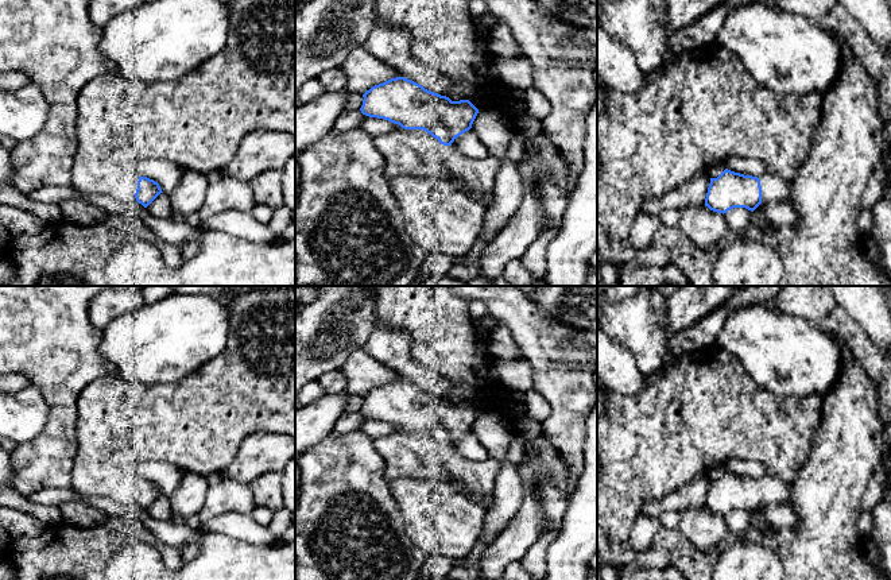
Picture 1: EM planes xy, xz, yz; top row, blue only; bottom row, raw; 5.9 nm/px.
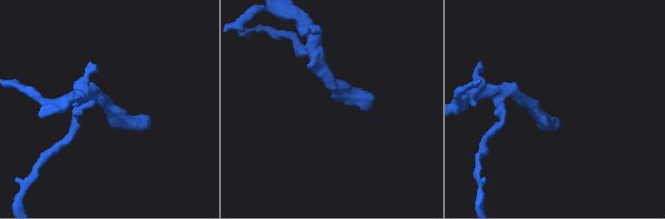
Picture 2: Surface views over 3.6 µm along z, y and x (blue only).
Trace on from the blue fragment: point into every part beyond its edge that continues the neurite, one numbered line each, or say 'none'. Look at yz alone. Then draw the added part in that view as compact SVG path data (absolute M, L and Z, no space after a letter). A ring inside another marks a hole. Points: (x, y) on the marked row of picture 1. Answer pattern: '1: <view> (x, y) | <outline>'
1: yz (774, 189) | M764 173L760 177L762 204L766 202L790 202L791 182L782 179L775 174Z

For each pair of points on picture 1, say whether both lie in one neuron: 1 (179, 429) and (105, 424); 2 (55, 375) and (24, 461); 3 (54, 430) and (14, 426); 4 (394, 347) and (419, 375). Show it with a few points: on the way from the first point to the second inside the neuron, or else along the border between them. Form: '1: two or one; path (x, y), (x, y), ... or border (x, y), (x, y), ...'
1: one; path (161, 424), (124, 424)
2: one; path (58, 397), (58, 429), (46, 441)
3: two; border (43, 397), (47, 403), (45, 428), (19, 445)
4: one; path (398, 354), (413, 368)

